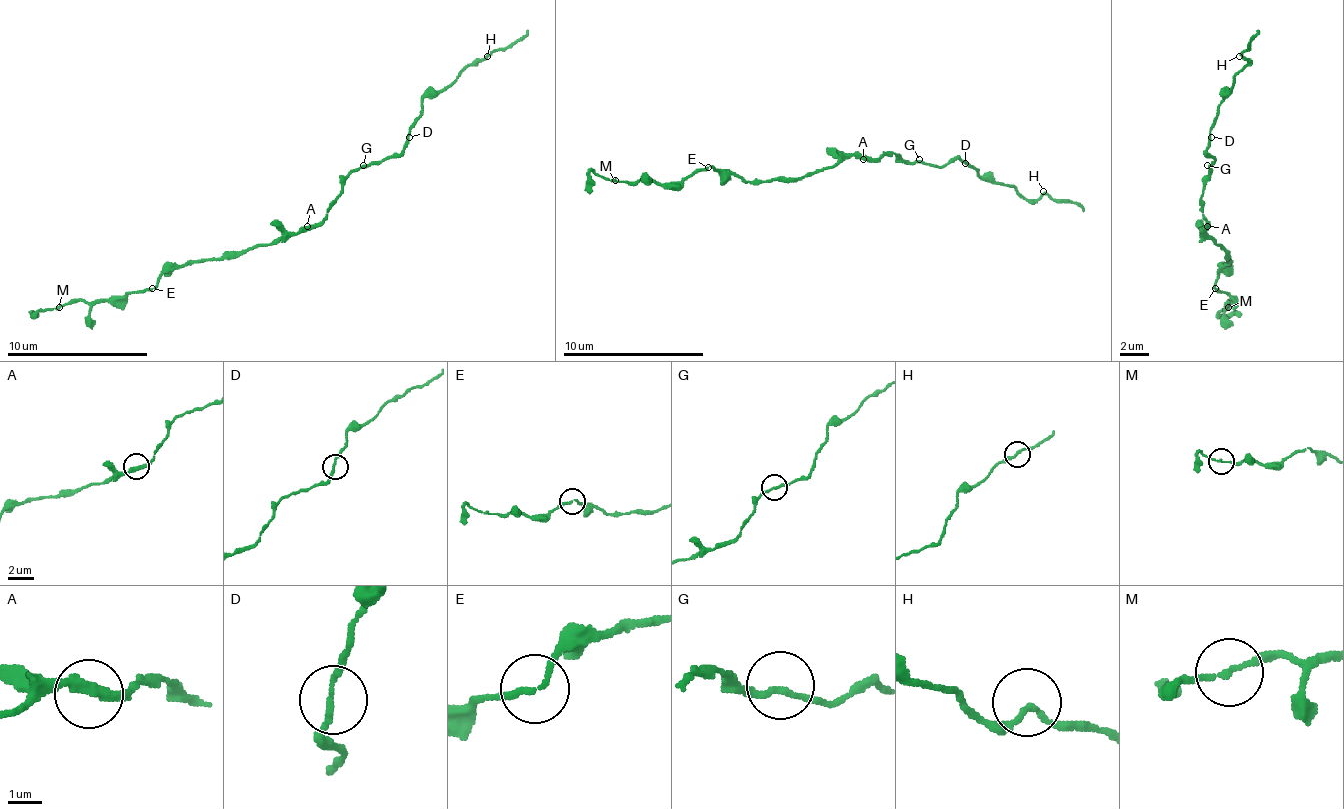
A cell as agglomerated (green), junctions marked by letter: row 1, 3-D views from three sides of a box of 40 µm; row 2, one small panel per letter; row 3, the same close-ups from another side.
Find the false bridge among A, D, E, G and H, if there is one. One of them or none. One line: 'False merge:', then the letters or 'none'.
False merge: none

